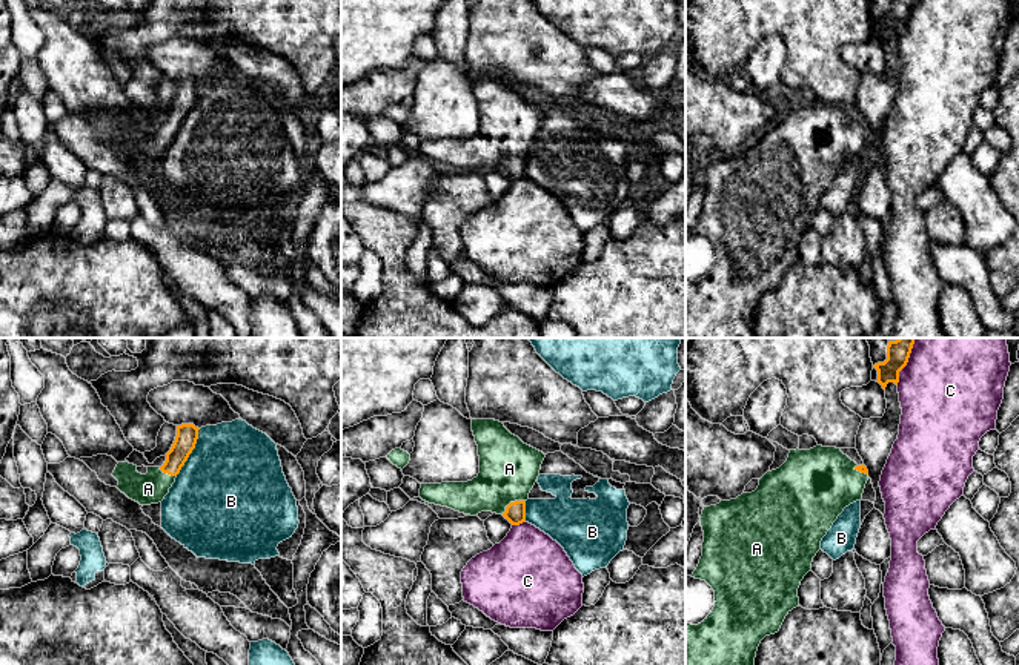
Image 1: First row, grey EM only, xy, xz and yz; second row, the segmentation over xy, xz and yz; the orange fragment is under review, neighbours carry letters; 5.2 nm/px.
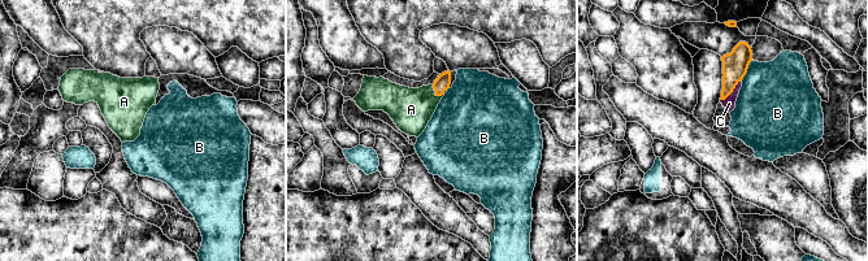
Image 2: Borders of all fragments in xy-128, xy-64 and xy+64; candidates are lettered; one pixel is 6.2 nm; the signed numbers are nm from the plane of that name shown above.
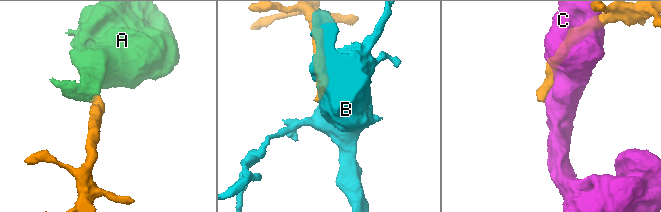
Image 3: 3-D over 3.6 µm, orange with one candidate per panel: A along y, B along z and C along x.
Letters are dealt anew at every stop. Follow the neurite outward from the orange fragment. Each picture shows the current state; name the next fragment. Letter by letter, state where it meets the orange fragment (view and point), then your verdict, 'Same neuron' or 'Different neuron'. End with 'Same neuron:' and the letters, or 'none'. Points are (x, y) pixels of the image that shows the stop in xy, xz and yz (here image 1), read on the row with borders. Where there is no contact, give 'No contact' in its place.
A: Touches orange at xz (512, 502). Same neuron
B: Touches orange at xy (191, 452). Different neuron
C: Touches orange at xz (518, 524). Different neuron
Same neuron: A

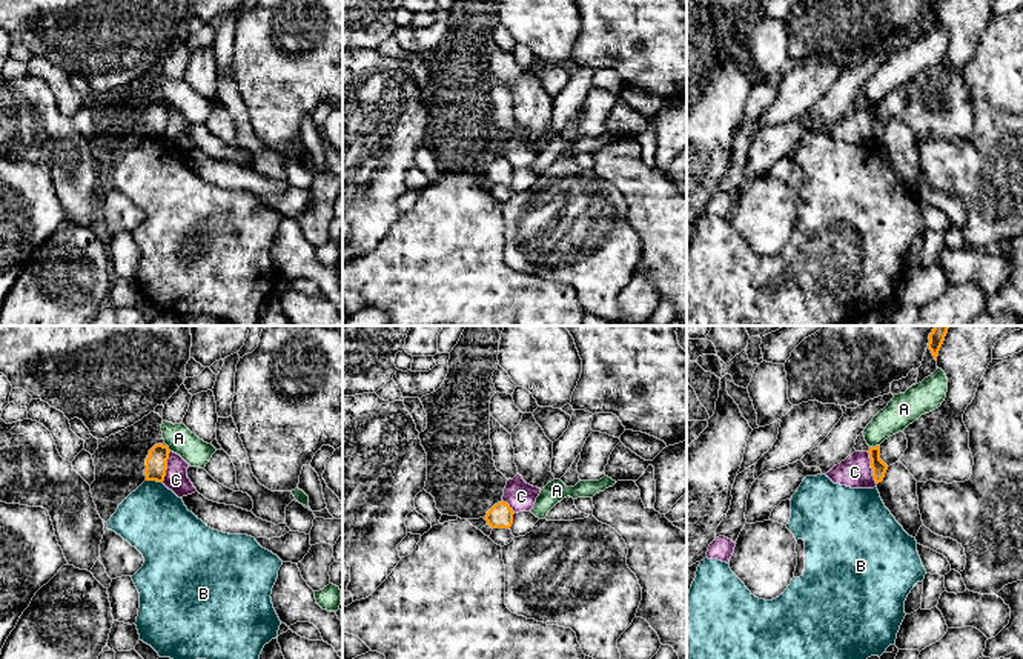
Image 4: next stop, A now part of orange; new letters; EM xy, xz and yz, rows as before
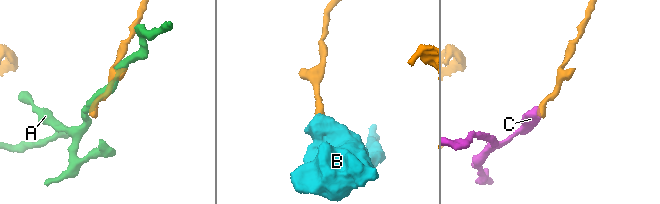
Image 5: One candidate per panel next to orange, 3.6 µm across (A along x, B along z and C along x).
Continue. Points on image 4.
A: Touches orange at yz (876, 446). Different neuron
B: Touches orange at xy (154, 480). Different neuron
C: Touches orange at yz (871, 467). Different neuron
Same neuron: none

